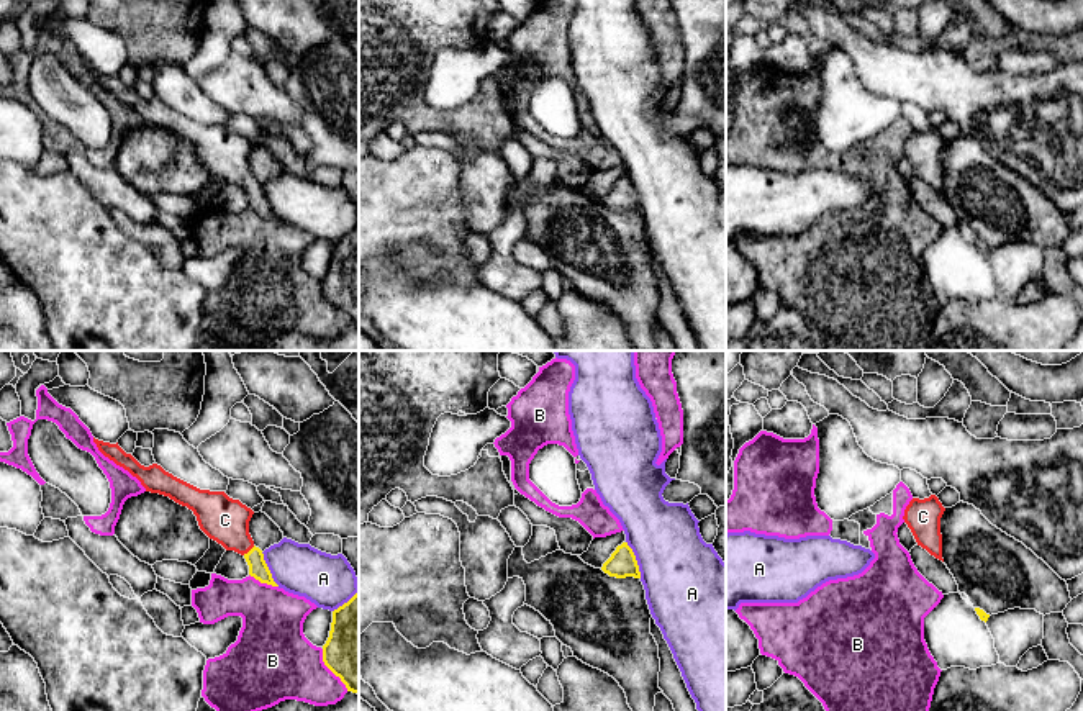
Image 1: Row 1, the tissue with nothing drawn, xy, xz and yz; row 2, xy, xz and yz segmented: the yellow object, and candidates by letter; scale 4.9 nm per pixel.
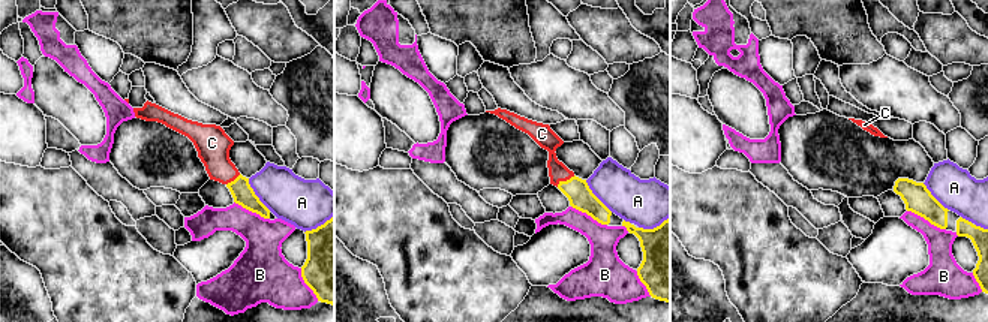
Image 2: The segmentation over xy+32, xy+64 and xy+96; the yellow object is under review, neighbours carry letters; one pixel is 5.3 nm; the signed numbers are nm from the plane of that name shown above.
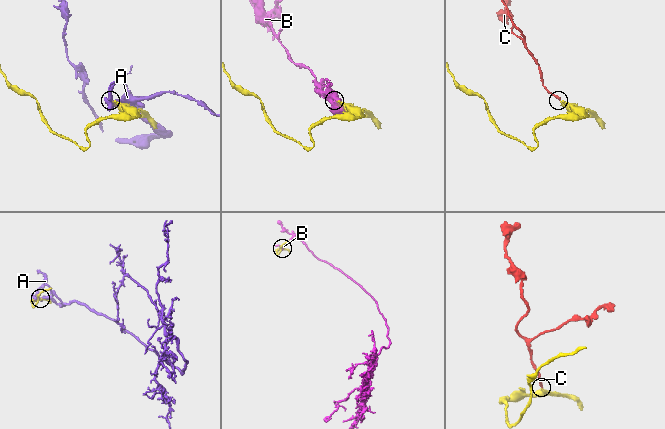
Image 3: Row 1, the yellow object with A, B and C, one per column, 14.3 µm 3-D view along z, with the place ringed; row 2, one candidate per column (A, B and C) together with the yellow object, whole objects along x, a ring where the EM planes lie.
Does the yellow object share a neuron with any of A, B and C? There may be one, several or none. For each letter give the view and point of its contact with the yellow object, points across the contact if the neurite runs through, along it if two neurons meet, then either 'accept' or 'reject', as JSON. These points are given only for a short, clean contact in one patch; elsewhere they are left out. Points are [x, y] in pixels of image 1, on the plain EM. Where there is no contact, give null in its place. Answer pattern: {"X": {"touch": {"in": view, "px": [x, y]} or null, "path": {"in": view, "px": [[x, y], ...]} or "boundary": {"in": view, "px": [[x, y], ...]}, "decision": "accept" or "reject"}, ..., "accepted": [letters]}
{"A": {"touch": {"in": "xz", "px": [634, 192]}, "decision": "reject"}, "B": {"touch": {"in": "xy", "px": [331, 303]}, "decision": "reject"}, "C": {"touch": {"in": "xy", "px": [249, 184]}, "path": {"in": "xy", "px": [[258, 200], [249, 184], [233, 167], [225, 153]]}, "decision": "accept"}, "accepted": ["C"]}

